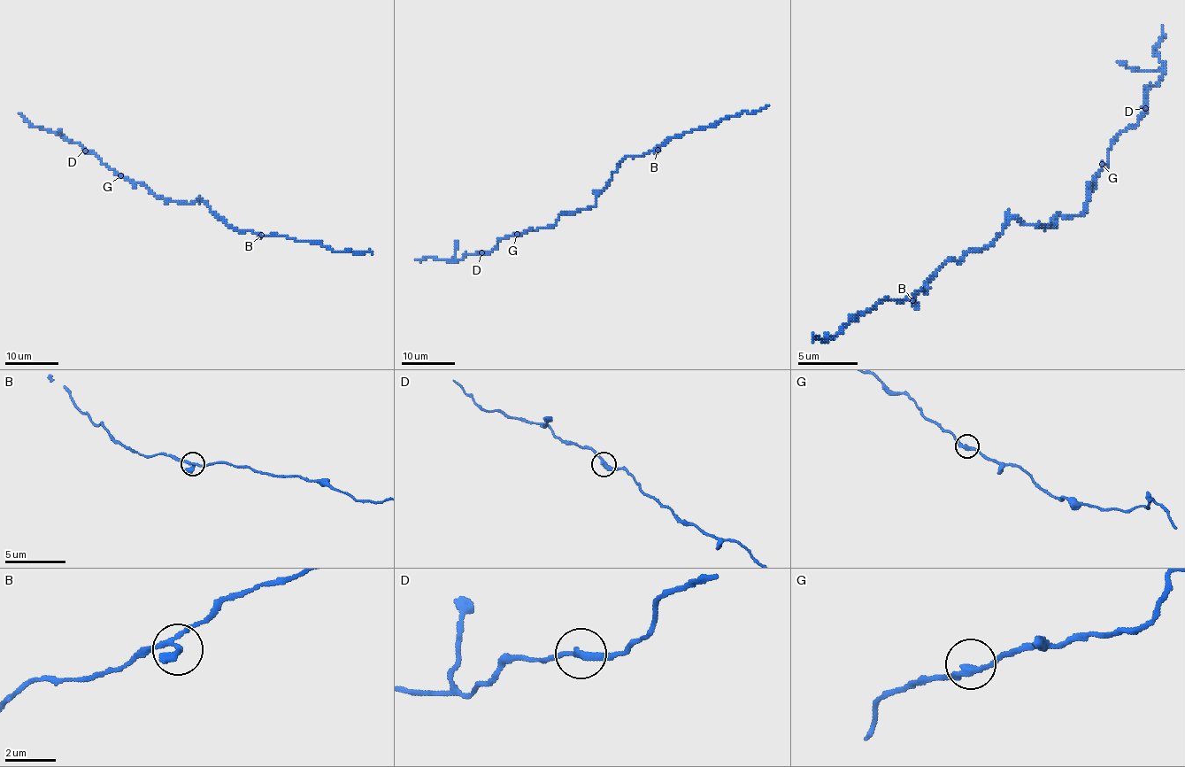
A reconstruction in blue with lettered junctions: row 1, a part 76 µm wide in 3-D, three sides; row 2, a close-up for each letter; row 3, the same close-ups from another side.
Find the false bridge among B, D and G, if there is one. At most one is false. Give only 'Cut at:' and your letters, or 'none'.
Cut at: none

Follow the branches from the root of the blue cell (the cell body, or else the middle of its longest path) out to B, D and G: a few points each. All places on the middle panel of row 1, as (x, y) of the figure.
B: (596, 203), (598, 194), (627, 157), (641, 157), (657, 150)
D: (596, 203), (573, 213), (560, 213), (552, 226), (506, 236), (490, 252), (480, 252)
G: (596, 203), (573, 213), (560, 213), (552, 226), (517, 234)

